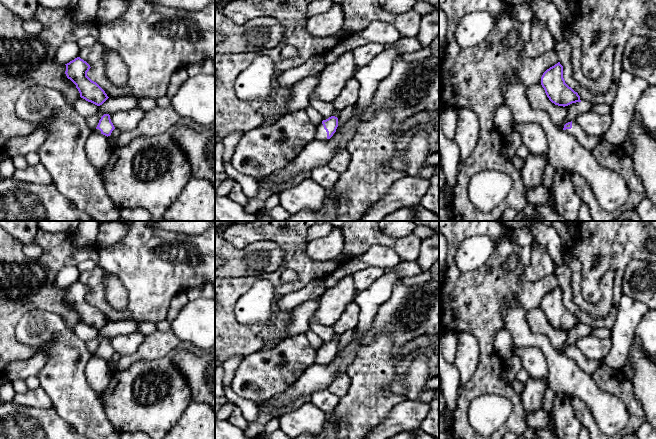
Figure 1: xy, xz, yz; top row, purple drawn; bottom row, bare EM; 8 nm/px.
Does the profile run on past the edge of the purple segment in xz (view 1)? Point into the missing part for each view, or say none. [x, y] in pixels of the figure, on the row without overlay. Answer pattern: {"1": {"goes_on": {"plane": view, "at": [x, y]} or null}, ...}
{"1": {"goes_on": {"plane": "xz", "at": [321, 358]}}}

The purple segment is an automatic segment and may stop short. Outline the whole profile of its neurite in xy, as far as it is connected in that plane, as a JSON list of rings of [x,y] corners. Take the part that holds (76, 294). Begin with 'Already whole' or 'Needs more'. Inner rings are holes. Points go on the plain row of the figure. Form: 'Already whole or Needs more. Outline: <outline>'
Already whole. Outline: [[[77,281],[65,289],[65,298],[76,309],[81,322],[97,330],[109,322],[105,315],[87,300],[91,291],[86,285]]]

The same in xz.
Needs more. Outline: [[[331,340],[322,345],[322,348],[317,352],[314,364],[327,364],[330,363],[336,356],[338,351],[338,342]]]

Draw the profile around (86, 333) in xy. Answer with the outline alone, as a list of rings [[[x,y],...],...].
[[[79,322],[74,328],[75,334],[84,342],[90,342],[98,338],[99,330]]]

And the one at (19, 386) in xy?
[[[15,380],[12,381],[11,383],[16,393],[23,393],[27,390],[27,385],[25,383],[25,380]]]

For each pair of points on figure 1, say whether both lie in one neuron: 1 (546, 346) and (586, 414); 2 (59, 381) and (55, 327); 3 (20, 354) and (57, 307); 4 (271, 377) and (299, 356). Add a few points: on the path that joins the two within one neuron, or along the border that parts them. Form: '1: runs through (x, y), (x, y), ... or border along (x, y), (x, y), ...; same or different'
1: border along (570, 396), (580, 398), (592, 414); different
2: runs through (60, 368), (60, 340); same
3: runs through (10, 334), (10, 320), (27, 304), (37, 303); same
4: runs through (278, 371), (287, 368), (292, 363); same

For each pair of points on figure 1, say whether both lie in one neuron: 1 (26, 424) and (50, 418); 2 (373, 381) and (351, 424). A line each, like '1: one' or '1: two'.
1: one
2: one

